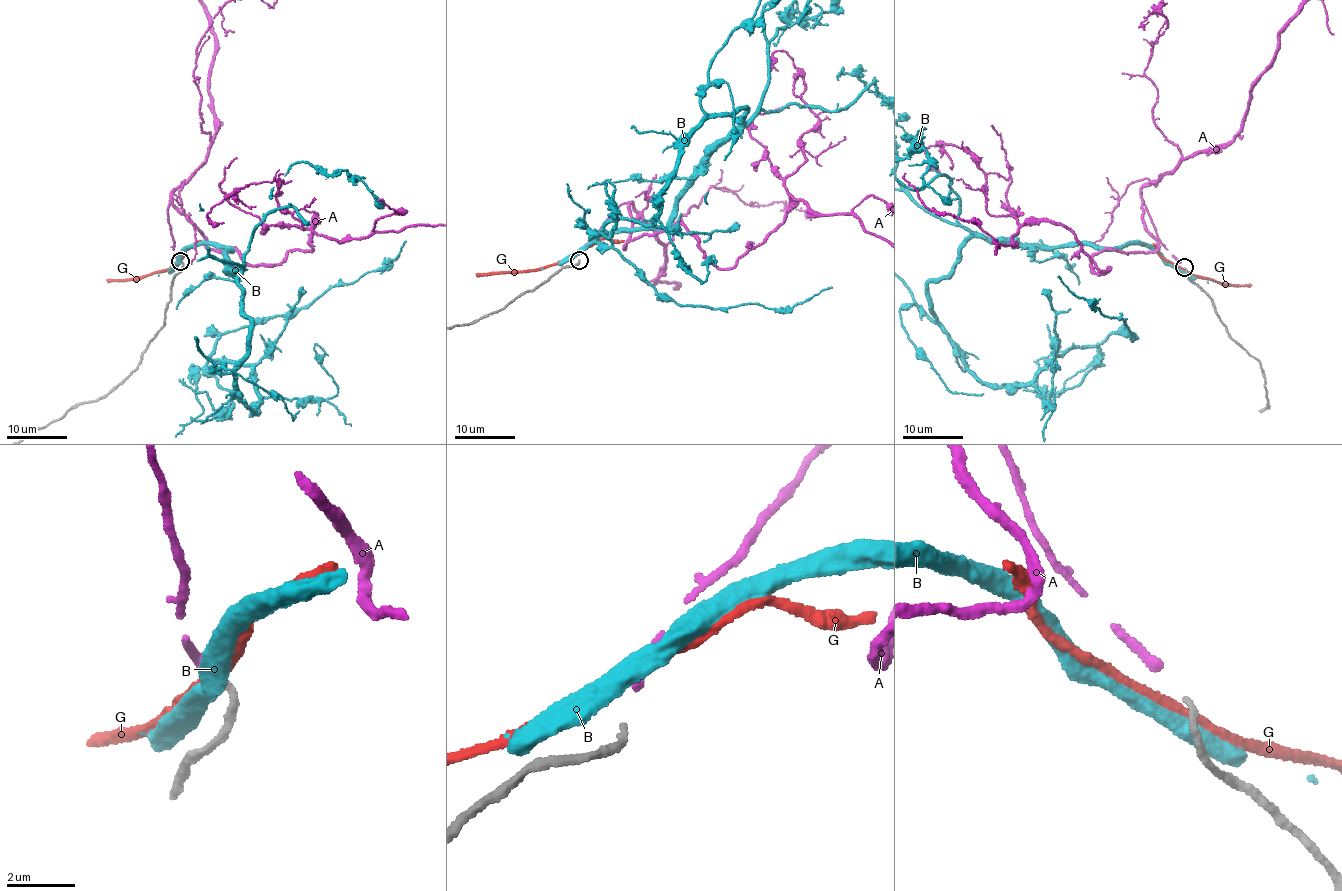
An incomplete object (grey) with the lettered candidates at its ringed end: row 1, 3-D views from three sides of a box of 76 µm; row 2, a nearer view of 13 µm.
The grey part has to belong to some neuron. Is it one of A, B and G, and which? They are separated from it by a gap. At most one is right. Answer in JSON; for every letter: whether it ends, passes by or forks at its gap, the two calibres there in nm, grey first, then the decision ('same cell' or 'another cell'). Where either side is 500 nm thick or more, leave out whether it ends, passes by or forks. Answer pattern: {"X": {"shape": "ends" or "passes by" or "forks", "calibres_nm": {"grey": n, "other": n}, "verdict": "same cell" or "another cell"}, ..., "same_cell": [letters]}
{"A": {"shape": "ends", "calibres_nm": {"grey": 180, "other": 280}, "verdict": "same cell"}, "B": {"shape": "passes by", "calibres_nm": {"grey": 180, "other": 480}, "verdict": "another cell"}, "G": {"shape": "passes by", "calibres_nm": {"grey": 180, "other": 280}, "verdict": "another cell"}, "same_cell": ["A"]}

